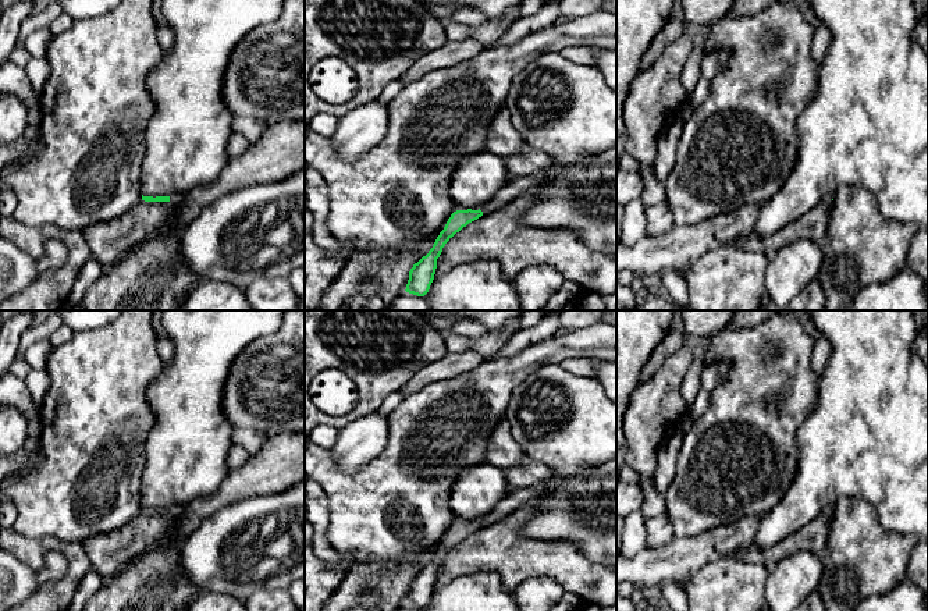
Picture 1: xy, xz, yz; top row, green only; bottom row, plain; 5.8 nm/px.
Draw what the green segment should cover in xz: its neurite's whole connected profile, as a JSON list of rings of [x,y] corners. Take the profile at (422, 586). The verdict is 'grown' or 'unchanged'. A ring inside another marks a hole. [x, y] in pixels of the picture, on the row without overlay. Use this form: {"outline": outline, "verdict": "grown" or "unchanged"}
{"outline": [[[543,484],[512,490],[490,514],[484,515],[479,522],[467,521],[454,523],[429,565],[410,580],[405,603],[417,608],[424,608],[434,592],[437,571],[440,569],[445,555],[456,544],[483,526],[494,525],[495,522],[515,512],[520,505],[543,497],[544,493],[545,487]]], "verdict": "grown"}

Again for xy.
{"outline": [[[174,505],[170,508],[156,508],[156,509],[142,507],[142,512],[145,514],[170,514],[171,516],[179,519],[185,512],[185,505]]], "verdict": "grown"}

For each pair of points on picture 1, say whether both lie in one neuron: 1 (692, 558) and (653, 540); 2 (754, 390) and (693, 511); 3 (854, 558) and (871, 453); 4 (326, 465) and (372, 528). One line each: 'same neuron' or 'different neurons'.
1: different neurons
2: same neuron
3: different neurons
4: same neuron

